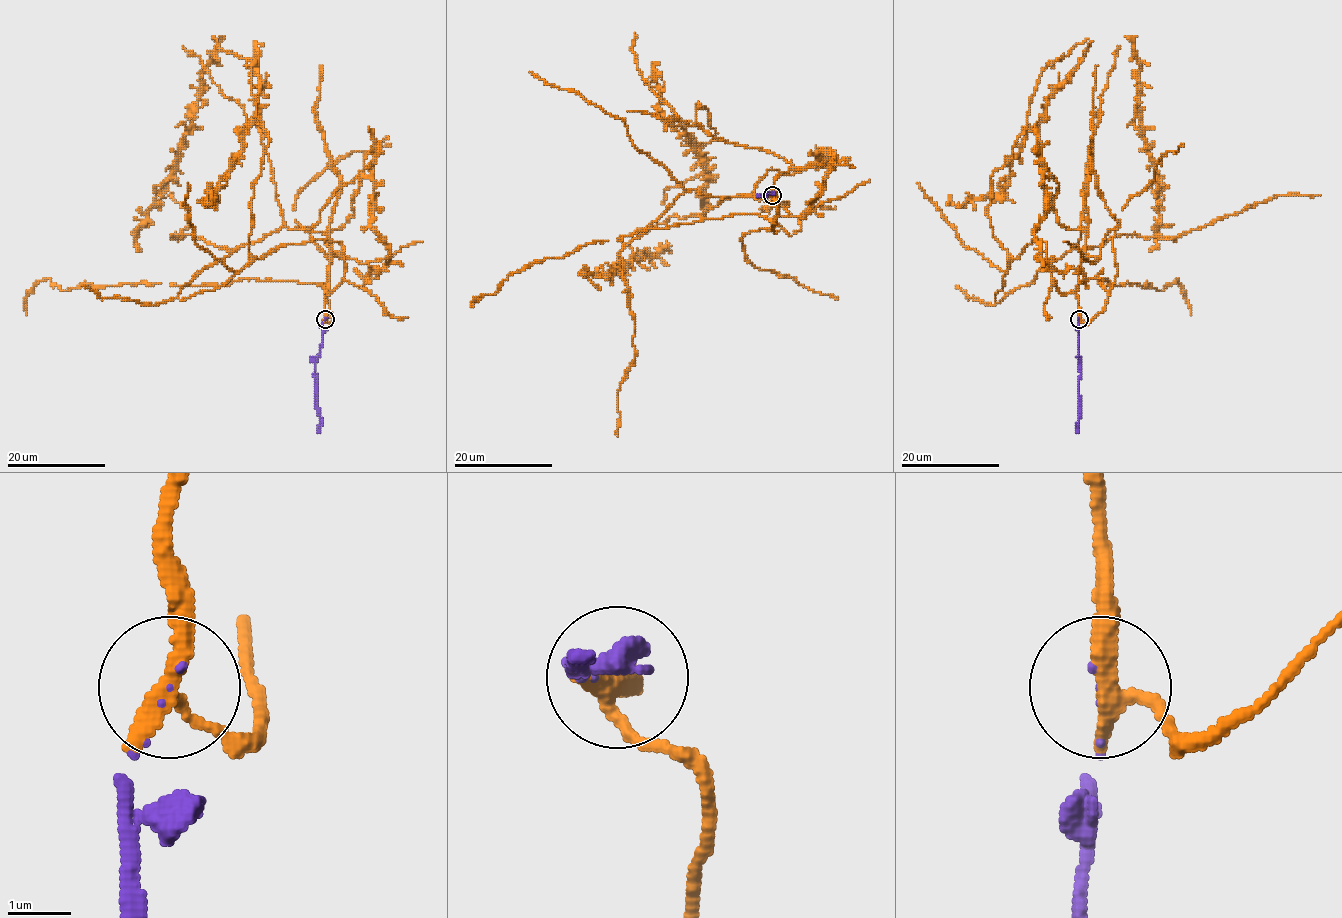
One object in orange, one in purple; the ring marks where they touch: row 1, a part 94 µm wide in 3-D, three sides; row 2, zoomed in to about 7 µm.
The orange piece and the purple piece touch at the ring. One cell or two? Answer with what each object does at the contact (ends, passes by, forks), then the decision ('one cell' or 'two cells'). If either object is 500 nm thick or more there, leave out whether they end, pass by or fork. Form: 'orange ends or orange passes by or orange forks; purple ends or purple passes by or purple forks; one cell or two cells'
orange passes by; purple ends; one cell

